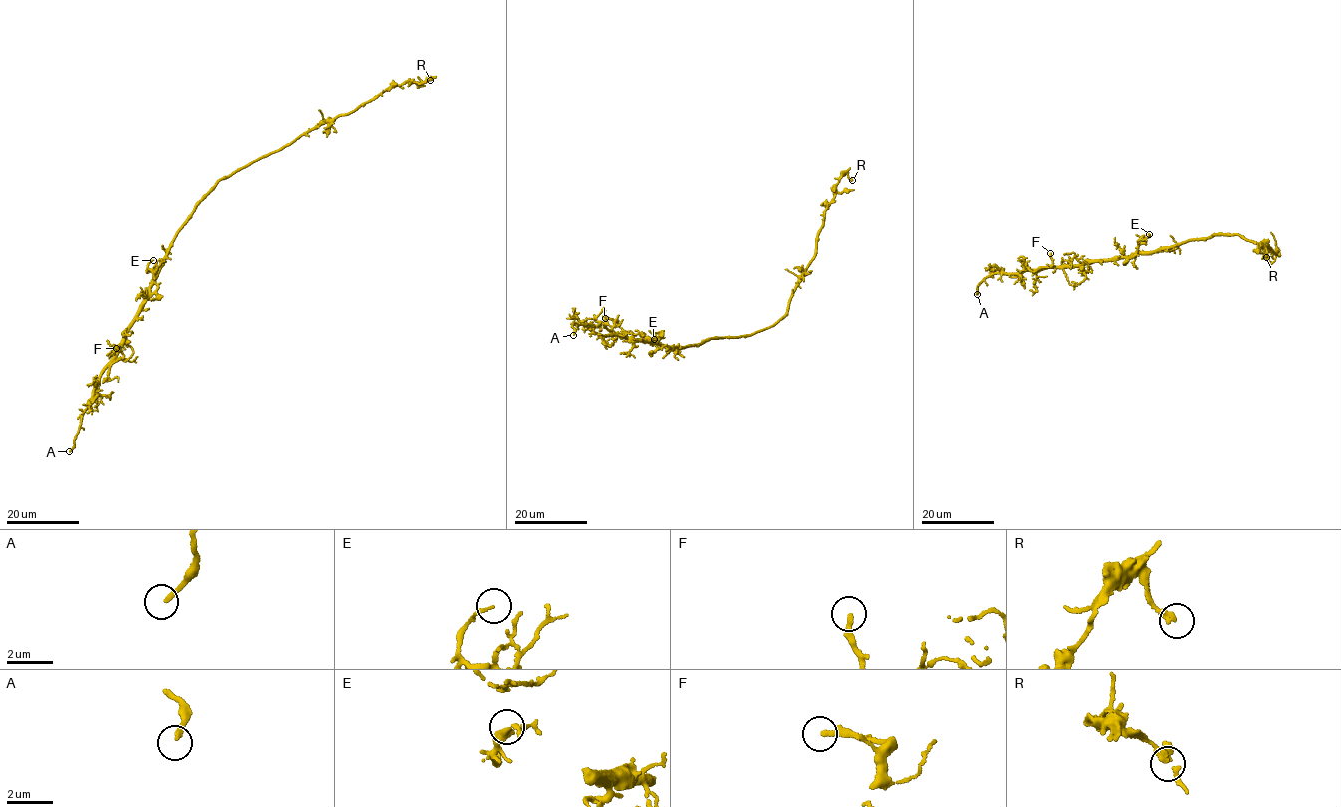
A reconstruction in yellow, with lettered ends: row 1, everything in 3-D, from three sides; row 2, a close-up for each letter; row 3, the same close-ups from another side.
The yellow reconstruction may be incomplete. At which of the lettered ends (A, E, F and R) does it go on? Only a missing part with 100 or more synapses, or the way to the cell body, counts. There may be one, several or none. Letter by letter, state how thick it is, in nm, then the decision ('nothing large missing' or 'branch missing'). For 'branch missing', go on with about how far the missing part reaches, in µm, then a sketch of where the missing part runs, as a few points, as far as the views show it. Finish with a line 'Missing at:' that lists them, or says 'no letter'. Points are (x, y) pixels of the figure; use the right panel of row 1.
A: 200 nm thick; branch missing; about 20 µm are missing
E: 110 nm thick; nothing large missing
F: 240 nm thick; nothing large missing
R: 200 nm thick; nothing large missing
Missing at: A

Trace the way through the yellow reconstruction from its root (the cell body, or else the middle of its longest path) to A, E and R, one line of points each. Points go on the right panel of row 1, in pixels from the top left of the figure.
A: (1209, 236), (1130, 257), (1017, 273), (998, 272), (979, 283), (977, 294)
E: (1209, 236), (1142, 251), (1130, 258), (1149, 234)
R: (1209, 236), (1238, 234), (1279, 255), (1267, 244), (1255, 250), (1266, 257)

